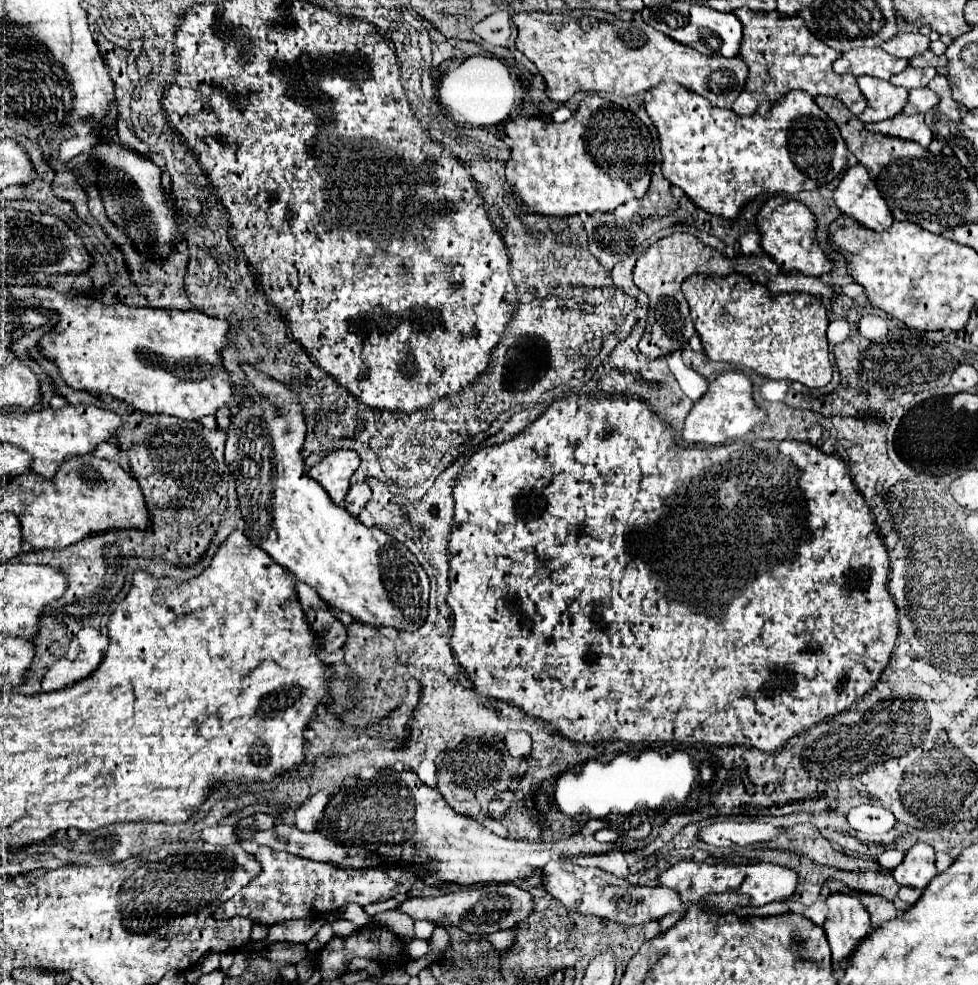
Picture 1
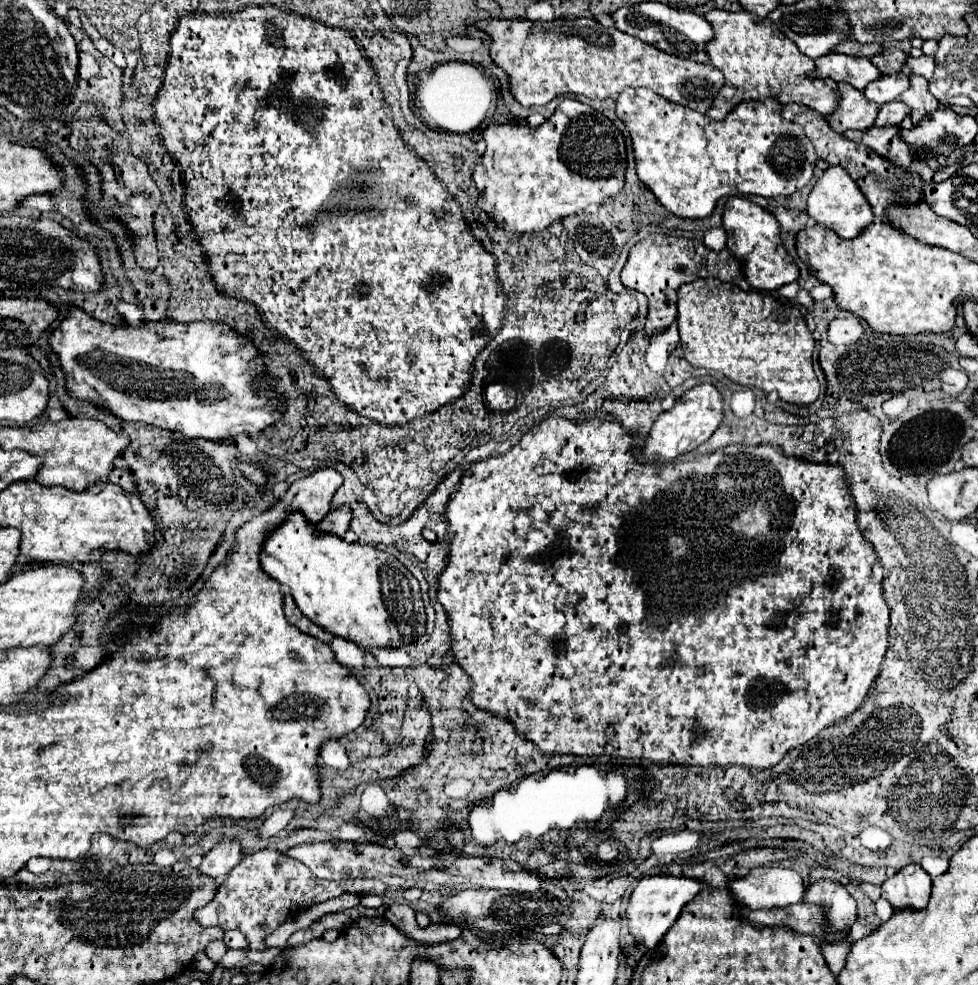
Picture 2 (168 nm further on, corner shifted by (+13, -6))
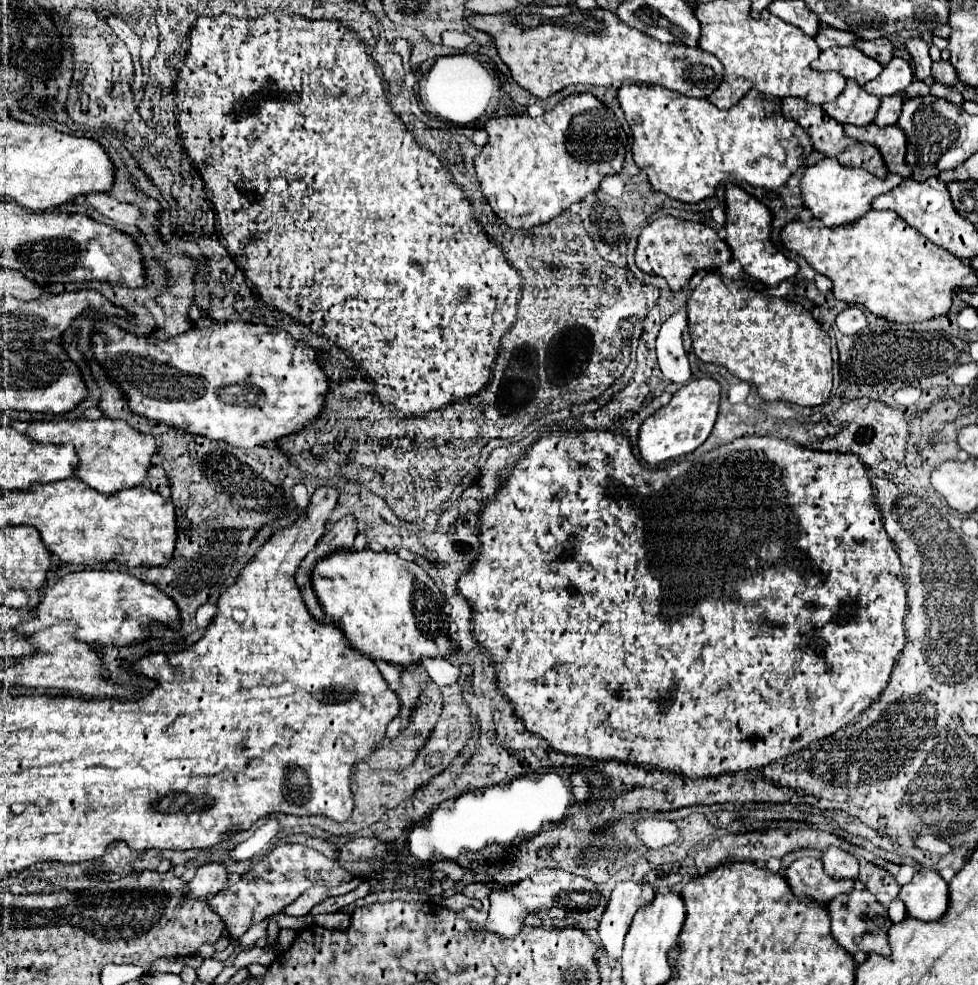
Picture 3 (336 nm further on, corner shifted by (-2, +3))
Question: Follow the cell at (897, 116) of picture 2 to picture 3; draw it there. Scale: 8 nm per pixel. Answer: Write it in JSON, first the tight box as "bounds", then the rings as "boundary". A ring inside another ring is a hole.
{"bounds":[873,95,901,127],"boundary":[[[893,95],[893,97],[887,97],[887,99],[881,99],[881,105],[879,105],[879,111],[877,111],[877,117],[873,119],[875,125],[879,127],[885,127],[885,125],[895,125],[897,117],[899,117],[899,111],[901,111],[901,97],[899,95]]]}

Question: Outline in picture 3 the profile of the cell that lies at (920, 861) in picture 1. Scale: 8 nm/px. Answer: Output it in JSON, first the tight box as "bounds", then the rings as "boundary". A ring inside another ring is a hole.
{"bounds":[899,869,949,921],"boundary":[[[921,869],[901,887],[899,899],[905,903],[907,915],[921,921],[939,921],[947,913],[949,887],[933,869]]]}

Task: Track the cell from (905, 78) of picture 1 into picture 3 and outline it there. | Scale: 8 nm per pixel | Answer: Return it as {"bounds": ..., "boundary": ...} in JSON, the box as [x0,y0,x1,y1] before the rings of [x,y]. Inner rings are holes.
{"bounds":[863,57,913,97],"boundary":[[[895,57],[891,59],[891,63],[883,67],[881,75],[875,77],[871,83],[867,83],[863,89],[869,95],[885,97],[885,95],[895,95],[897,91],[903,91],[911,81],[913,81],[913,73],[909,63],[901,57]]]}

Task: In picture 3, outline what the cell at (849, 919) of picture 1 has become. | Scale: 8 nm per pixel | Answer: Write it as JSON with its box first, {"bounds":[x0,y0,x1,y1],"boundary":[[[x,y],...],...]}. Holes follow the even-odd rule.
{"bounds":[823,847,859,877],"boundary":[[[827,847],[823,851],[823,865],[827,867],[827,871],[831,871],[831,875],[841,875],[841,877],[853,877],[859,875],[859,863],[853,855],[849,855],[847,851],[839,849],[839,847]]]}

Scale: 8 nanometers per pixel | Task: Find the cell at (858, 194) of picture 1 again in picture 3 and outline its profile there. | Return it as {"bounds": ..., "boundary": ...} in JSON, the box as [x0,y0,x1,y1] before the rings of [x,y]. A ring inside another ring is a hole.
{"bounds":[801,157,905,227],"boundary":[[[825,157],[805,169],[801,179],[801,201],[815,219],[821,219],[827,227],[837,227],[865,215],[871,209],[875,195],[889,192],[889,189],[897,187],[905,179],[897,174],[889,174],[885,179],[875,179],[875,175],[867,175],[867,171],[847,171],[847,167],[839,167],[835,159]]]}

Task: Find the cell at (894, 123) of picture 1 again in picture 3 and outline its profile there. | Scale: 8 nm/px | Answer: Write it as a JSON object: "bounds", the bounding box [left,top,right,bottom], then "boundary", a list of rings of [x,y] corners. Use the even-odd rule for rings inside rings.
{"bounds":[843,125,911,177],"boundary":[[[845,125],[843,129],[845,129],[847,137],[861,141],[861,143],[875,145],[879,149],[889,173],[897,173],[901,177],[911,175],[911,167],[907,167],[903,163],[903,159],[905,159],[905,137],[897,125],[889,125],[889,127]]]}

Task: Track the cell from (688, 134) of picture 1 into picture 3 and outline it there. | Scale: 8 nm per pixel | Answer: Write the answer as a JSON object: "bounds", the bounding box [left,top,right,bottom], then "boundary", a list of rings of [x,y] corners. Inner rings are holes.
{"bounds":[617,81,811,203],"boundary":[[[625,81],[617,89],[617,99],[627,123],[631,123],[633,161],[647,175],[655,191],[685,203],[697,203],[715,195],[715,187],[721,181],[745,181],[755,187],[777,189],[791,177],[795,169],[801,167],[803,157],[811,153],[811,149],[805,149],[803,145],[803,137],[807,137],[805,131],[797,127],[797,123],[791,125],[787,119],[783,119],[781,109],[775,113],[775,103],[769,105],[769,99],[761,97],[757,91],[749,91],[735,107],[725,111],[717,109],[707,99],[693,99],[659,85],[631,81]]]}

